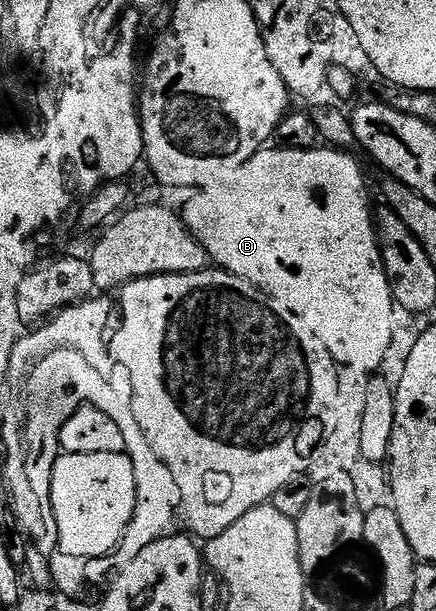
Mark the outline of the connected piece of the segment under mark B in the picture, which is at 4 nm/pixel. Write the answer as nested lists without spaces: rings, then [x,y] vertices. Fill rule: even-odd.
[[[283,145],[275,146],[269,146],[250,157],[245,164],[241,165],[244,171],[236,169],[236,175],[232,175],[232,179],[224,179],[220,187],[212,187],[212,191],[200,187],[193,194],[196,196],[185,205],[184,211],[182,210],[182,218],[187,223],[189,231],[206,248],[209,260],[217,268],[235,275],[237,280],[244,282],[245,279],[246,282],[253,283],[261,291],[259,292],[261,296],[266,295],[264,297],[270,300],[273,308],[279,309],[285,316],[292,315],[286,319],[286,323],[297,336],[313,335],[324,346],[321,348],[341,366],[350,365],[362,371],[372,371],[368,373],[379,372],[376,370],[383,365],[384,358],[392,347],[392,330],[396,327],[398,308],[392,297],[392,287],[388,283],[386,255],[382,250],[374,222],[374,206],[372,207],[371,201],[368,200],[368,183],[364,180],[364,171],[352,153],[344,149],[317,145],[308,151],[293,151]]]

